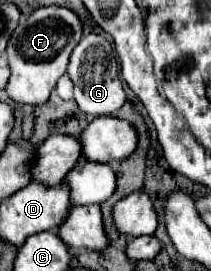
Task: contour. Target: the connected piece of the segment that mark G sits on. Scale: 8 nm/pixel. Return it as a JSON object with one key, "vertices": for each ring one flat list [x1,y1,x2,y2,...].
{"vertices":[[88,34,74,48,68,64,68,78,74,82,74,100,84,114,90,116,110,116,122,108,126,102,124,86,118,78,118,62,116,50,112,50,112,42,98,34]]}

